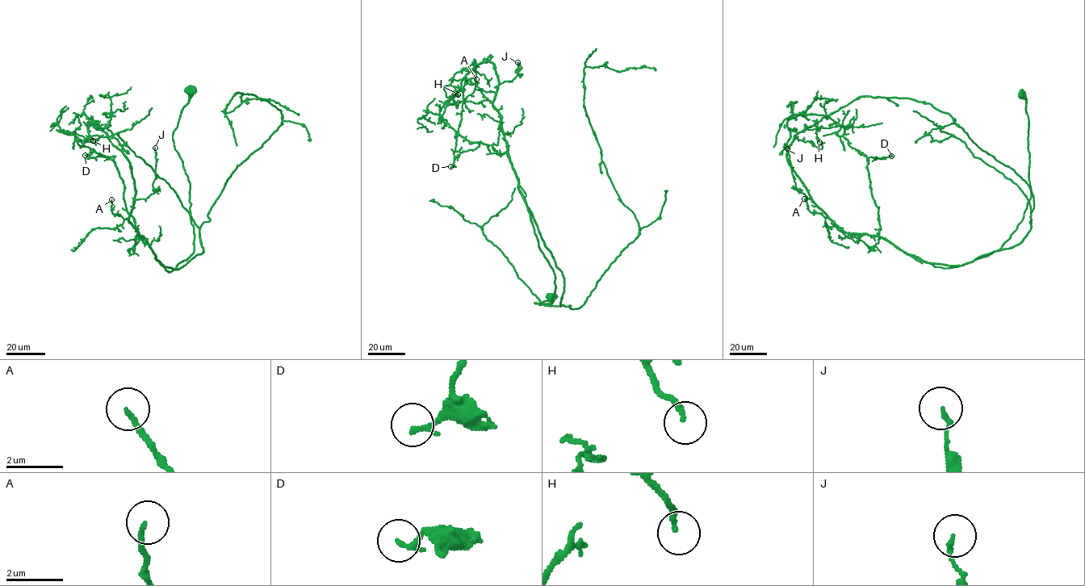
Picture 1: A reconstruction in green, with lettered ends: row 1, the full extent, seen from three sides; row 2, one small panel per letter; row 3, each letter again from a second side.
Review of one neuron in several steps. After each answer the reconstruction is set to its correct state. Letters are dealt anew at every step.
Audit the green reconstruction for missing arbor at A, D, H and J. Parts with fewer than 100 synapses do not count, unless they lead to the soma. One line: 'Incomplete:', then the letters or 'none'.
Incomplete: none

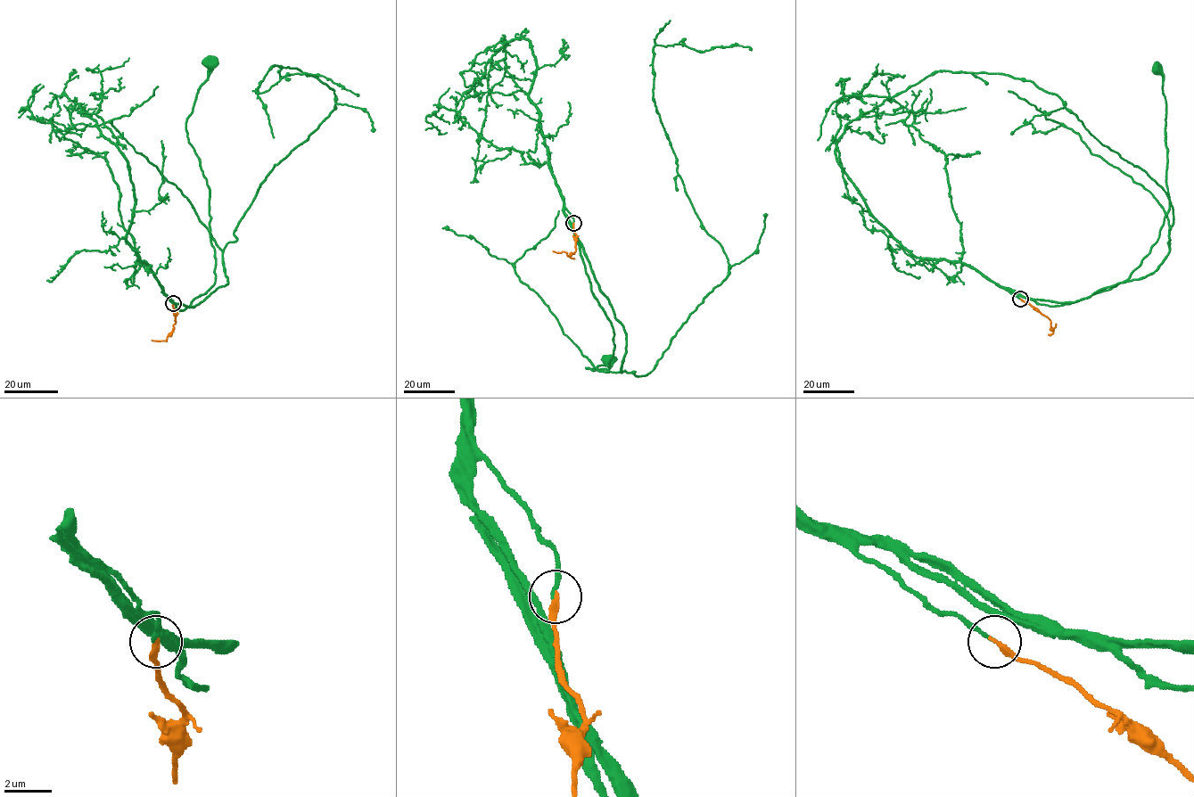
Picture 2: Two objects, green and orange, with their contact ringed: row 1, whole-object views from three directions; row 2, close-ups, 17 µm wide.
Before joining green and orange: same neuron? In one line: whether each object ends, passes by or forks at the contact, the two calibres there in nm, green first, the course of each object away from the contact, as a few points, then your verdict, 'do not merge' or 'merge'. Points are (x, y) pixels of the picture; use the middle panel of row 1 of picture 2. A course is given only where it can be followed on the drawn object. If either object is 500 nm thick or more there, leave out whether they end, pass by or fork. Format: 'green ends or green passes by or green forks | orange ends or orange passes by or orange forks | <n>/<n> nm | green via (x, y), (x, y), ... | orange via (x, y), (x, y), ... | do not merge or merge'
green passes by | orange ends | 100/240 nm | green via (572, 223), (573, 218), (564, 209), (591, 290), (614, 333), (608, 372), (586, 368), (606, 365), (608, 360) | orange via (573, 223), (576, 234), (574, 253), (568, 255), (565, 252), (553, 250) | merge

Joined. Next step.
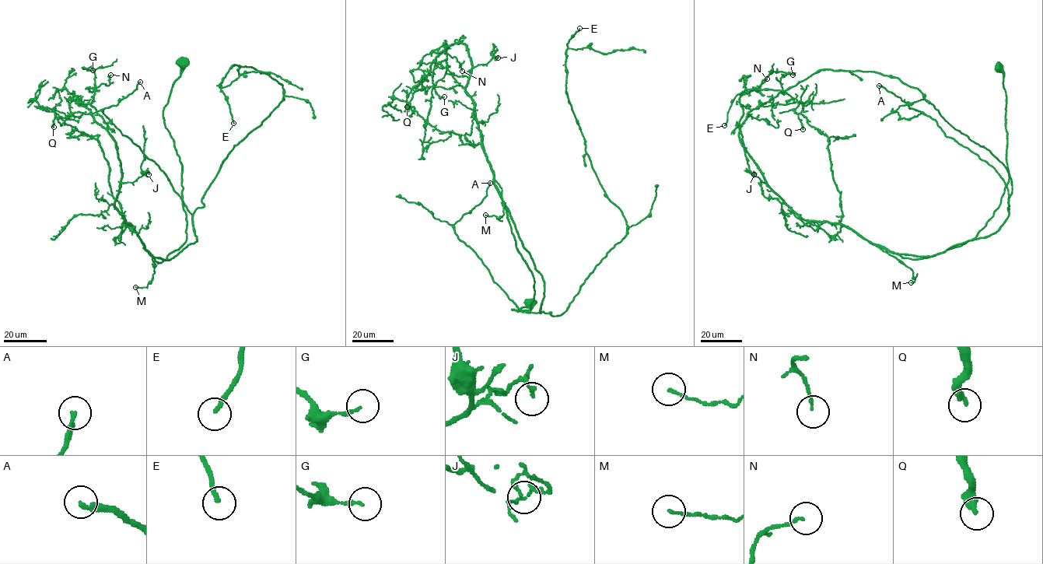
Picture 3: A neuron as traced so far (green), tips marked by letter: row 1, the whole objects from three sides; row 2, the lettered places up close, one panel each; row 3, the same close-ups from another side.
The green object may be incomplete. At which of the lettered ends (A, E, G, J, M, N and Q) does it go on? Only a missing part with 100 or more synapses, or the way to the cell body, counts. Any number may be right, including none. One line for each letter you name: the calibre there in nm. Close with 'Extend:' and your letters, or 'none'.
A: 240 nm thick
E: 180 nm thick
Extend: A, E

